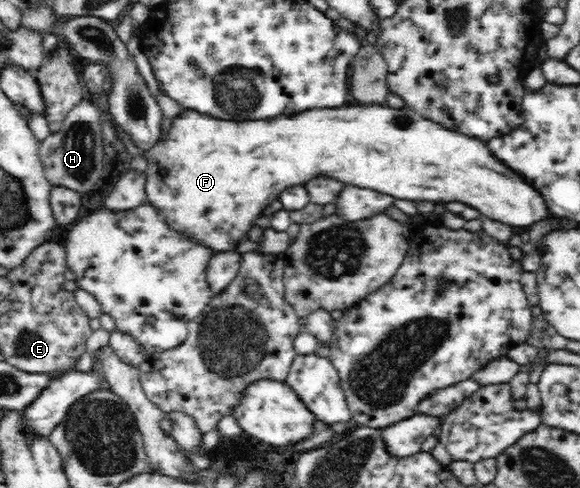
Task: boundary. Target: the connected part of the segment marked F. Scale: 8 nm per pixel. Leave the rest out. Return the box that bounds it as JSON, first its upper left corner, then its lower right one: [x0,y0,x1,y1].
[145,103,548,251]

